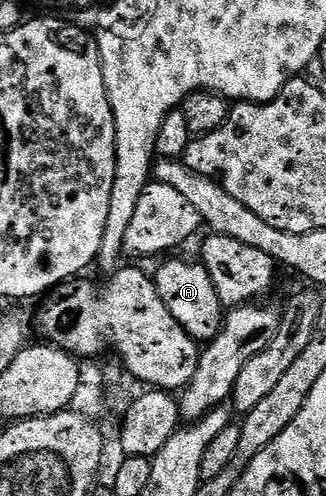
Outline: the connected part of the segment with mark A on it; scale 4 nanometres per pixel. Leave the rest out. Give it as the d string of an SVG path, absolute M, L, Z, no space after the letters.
M165 258L160 261L157 272L152 273L155 286L159 290L159 298L163 298L163 306L167 306L167 310L171 310L171 318L175 318L175 322L179 322L179 326L183 326L183 330L191 339L198 342L208 342L216 338L219 334L222 324L225 322L227 309L219 302L219 294L215 294L215 286L211 282L211 274L207 274L204 264L193 260L169 260L173 258Z

